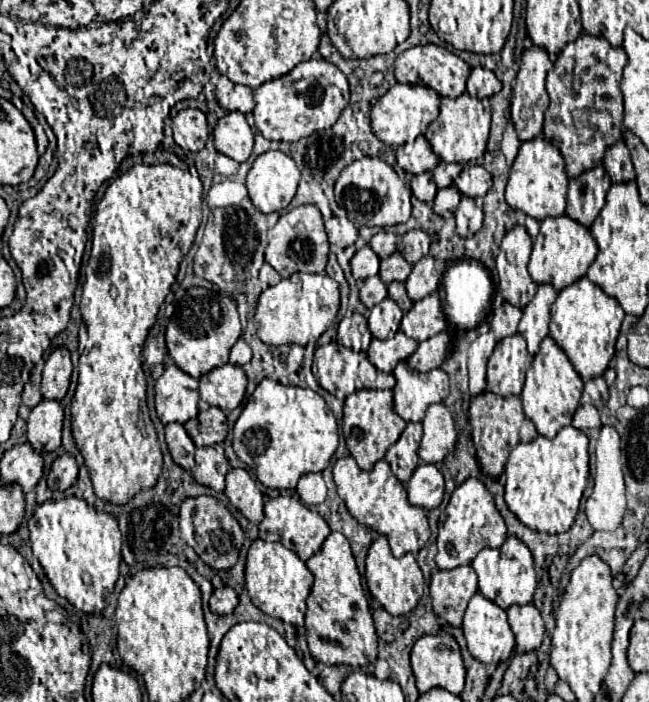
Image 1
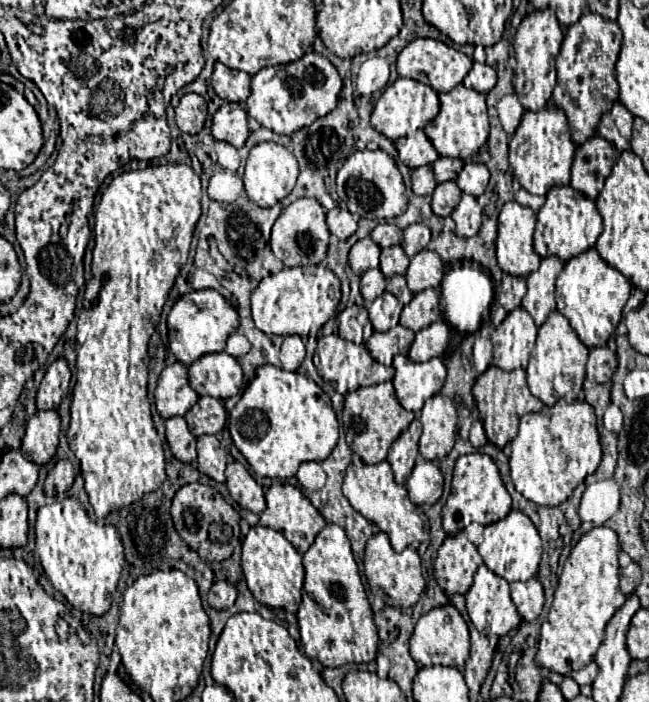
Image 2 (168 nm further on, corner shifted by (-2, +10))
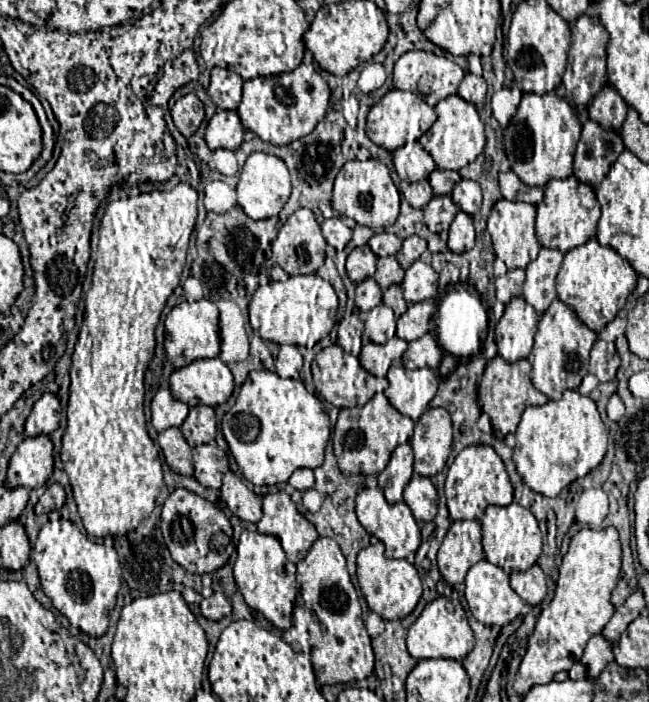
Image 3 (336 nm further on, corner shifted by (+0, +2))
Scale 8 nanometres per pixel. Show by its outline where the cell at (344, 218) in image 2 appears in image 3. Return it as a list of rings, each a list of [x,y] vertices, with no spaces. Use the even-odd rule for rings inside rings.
[[[328,218],[322,222],[322,234],[330,246],[342,250],[352,240],[352,230],[340,218]]]

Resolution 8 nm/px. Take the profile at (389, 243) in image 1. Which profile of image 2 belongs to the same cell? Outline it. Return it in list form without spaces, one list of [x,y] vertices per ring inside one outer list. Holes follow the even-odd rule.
[[[380,222],[370,238],[380,246],[380,248],[388,248],[388,246],[394,246],[394,244],[400,244],[402,242],[402,230],[394,224],[388,224],[388,222]]]

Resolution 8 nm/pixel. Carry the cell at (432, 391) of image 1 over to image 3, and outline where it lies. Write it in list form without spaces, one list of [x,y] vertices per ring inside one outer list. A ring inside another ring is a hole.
[[[398,366],[398,368],[390,368],[388,370],[388,390],[386,390],[386,398],[390,400],[390,404],[404,416],[412,418],[412,420],[418,420],[420,414],[428,408],[430,400],[436,396],[438,392],[438,374],[436,370],[432,368],[418,368],[418,370],[408,370],[404,366]]]

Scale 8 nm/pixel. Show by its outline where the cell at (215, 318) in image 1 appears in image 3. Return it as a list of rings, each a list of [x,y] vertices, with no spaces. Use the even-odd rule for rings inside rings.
[[[206,298],[196,302],[184,300],[166,316],[166,334],[168,338],[164,342],[164,348],[174,368],[188,366],[190,362],[200,358],[216,358],[220,354],[220,320],[216,304]]]

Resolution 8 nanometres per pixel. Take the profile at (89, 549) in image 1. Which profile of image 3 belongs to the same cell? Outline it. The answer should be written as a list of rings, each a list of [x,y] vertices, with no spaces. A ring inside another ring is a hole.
[[[52,518],[42,526],[40,536],[34,544],[34,564],[38,568],[44,594],[50,596],[54,608],[60,610],[72,626],[78,626],[88,636],[102,636],[108,630],[108,616],[116,606],[116,596],[122,584],[122,566],[114,548],[108,550],[100,542],[90,542],[88,536],[84,536],[72,520]]]

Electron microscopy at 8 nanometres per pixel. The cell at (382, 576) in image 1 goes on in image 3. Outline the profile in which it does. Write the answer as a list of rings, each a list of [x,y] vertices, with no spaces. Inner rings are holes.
[[[374,542],[368,548],[364,548],[364,552],[360,552],[358,582],[360,582],[360,590],[362,590],[370,610],[378,612],[384,620],[400,620],[400,618],[408,616],[416,608],[416,604],[422,596],[422,582],[420,582],[420,576],[418,576],[418,570],[414,568],[414,564],[410,564],[408,560],[386,558],[382,542]]]

